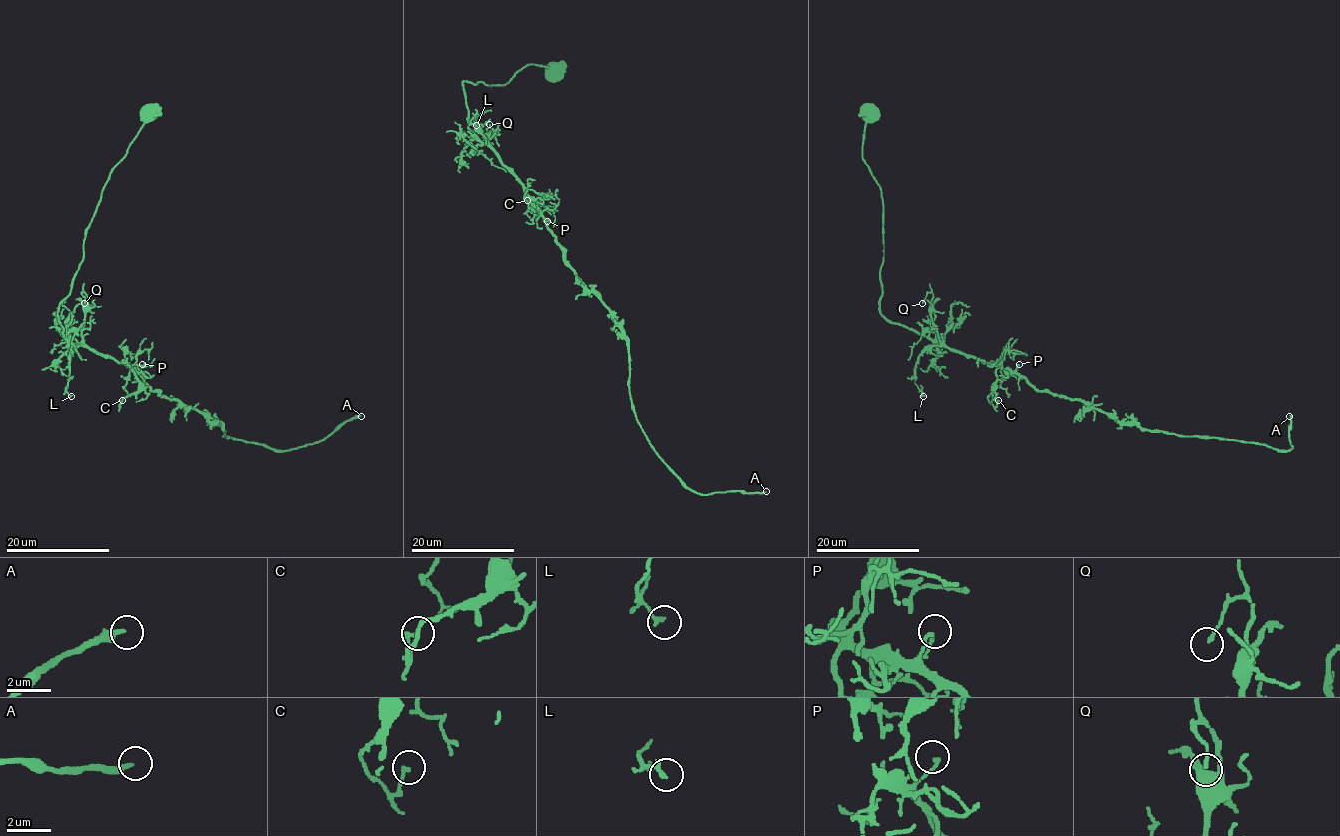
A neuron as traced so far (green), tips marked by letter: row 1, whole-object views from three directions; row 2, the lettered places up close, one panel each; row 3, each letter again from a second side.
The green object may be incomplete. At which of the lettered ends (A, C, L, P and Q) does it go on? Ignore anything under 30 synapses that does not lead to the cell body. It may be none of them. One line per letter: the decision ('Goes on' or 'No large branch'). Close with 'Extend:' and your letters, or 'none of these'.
A: Goes on
C: No large branch
L: No large branch
P: No large branch
Q: No large branch
Extend: A

